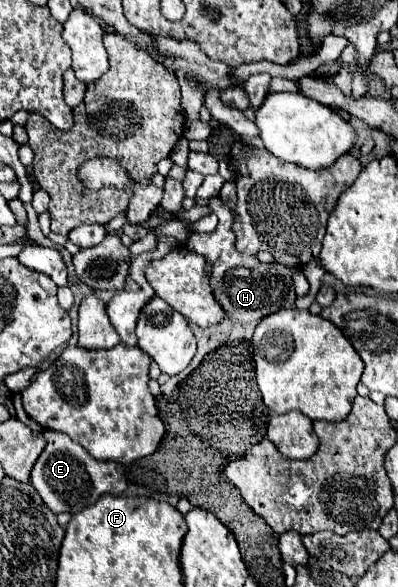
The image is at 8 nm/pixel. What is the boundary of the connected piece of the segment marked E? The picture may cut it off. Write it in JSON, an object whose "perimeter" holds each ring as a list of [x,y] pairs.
{"perimeter":[[[45,431],[47,447],[39,455],[33,471],[29,475],[29,483],[41,495],[43,503],[55,513],[77,513],[89,505],[93,505],[101,495],[121,495],[127,489],[125,471],[119,463],[113,461],[99,461],[91,457],[79,443],[75,443],[69,435],[57,431]]]}

